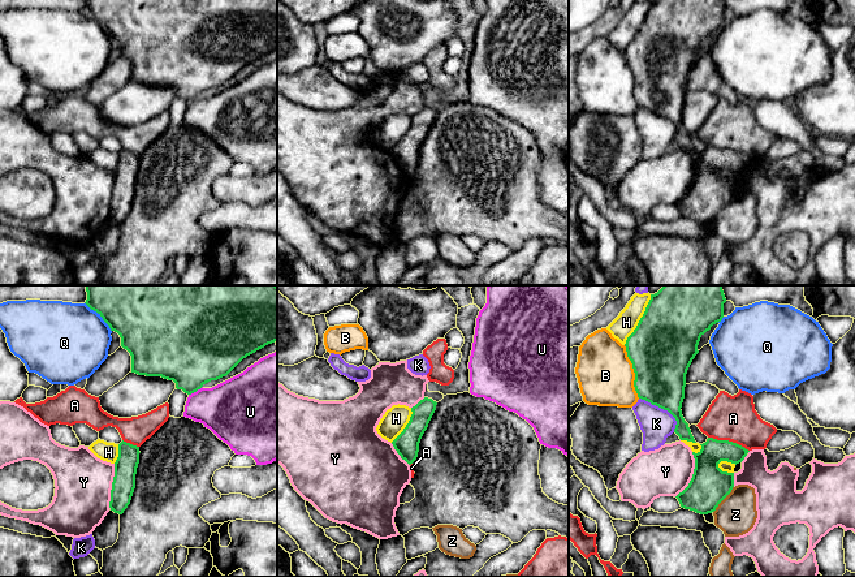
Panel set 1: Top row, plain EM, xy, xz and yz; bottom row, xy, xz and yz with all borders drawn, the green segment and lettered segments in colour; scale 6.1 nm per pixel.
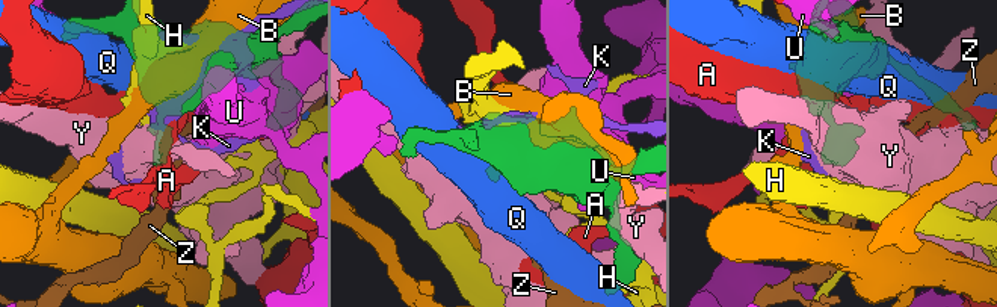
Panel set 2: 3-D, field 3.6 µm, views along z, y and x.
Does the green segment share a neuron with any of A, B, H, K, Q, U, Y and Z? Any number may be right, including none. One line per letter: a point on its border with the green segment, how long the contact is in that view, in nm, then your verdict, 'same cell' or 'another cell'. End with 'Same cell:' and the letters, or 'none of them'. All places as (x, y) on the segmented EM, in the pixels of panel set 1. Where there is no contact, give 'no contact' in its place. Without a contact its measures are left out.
A: contact yz (728, 440); length 280 nm; another cell
B: contact yz (634, 371); length 340 nm; another cell
H: contact yz (640, 319); length 360 nm; another cell
K: contact yz (664, 409); length 300 nm; another cell
Q: contact xy (100, 315); length 240 nm; another cell
U: contact xy (195, 391); length 110 nm; another cell
Y: contact yz (692, 476); length 300 nm; another cell
Z: contact yz (724, 498); length 200 nm; another cell
Same cell: none of them

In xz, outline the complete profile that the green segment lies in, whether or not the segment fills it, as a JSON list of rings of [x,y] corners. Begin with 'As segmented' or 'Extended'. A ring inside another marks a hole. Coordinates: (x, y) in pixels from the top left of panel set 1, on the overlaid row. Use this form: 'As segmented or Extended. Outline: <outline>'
As segmented. Outline: [[[424,397],[411,408],[411,417],[403,431],[392,442],[394,449],[409,465],[411,465],[419,452],[419,443],[436,410],[437,402]]]

